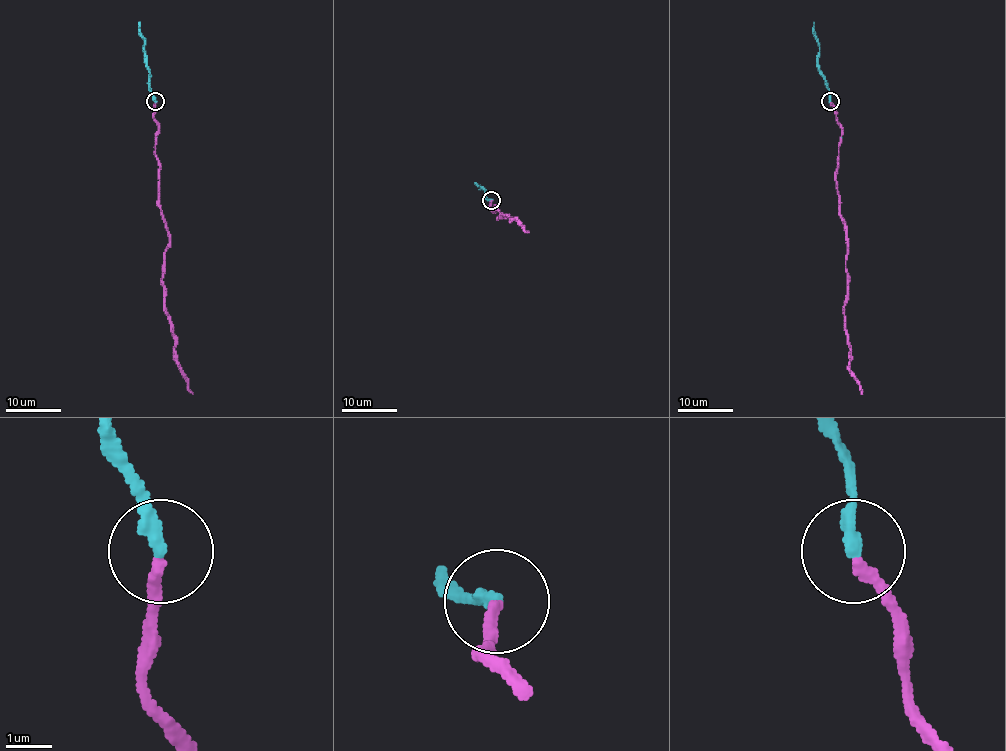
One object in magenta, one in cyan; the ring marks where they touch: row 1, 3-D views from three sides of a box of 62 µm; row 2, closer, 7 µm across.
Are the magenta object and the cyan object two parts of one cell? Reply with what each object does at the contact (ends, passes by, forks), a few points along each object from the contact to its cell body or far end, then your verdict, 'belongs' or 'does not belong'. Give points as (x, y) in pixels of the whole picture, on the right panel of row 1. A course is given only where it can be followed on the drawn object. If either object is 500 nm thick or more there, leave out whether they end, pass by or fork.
magenta ends there; cyan ends there; magenta runs (830, 102), (841, 129), (836, 187), (847, 237), (844, 313), (850, 372), (862, 394); cyan runs (830, 101), (830, 91), (818, 63), (819, 43), (814, 32), (814, 22); belongs

